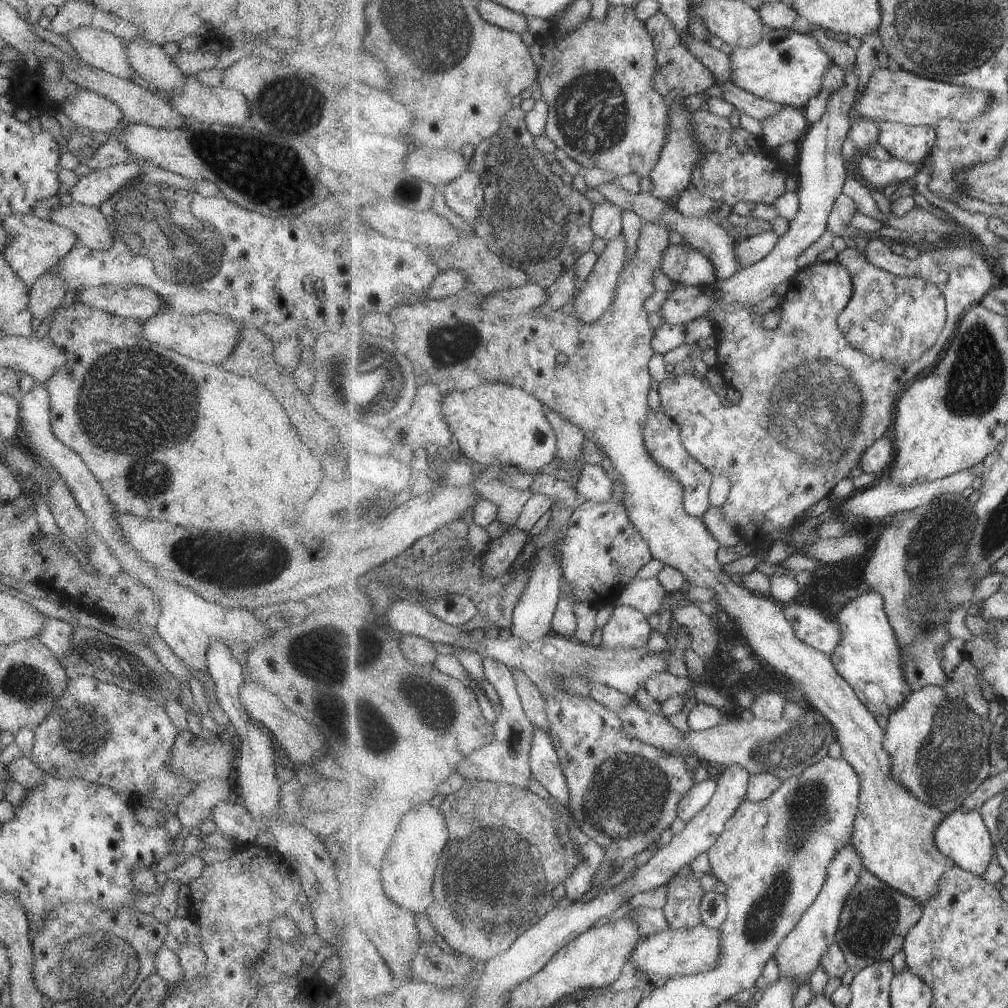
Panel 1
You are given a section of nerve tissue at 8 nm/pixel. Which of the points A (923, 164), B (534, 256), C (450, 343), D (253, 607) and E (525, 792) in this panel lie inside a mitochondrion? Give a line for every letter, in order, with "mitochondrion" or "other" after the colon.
A: other
B: mitochondrion
C: mitochondrion
D: other
E: other

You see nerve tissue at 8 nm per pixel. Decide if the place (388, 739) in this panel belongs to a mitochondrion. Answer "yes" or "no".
yes

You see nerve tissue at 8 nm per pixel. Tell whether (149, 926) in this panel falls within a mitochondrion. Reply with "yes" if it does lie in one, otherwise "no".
no

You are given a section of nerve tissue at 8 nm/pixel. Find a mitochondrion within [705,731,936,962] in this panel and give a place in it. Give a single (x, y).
(760, 921)

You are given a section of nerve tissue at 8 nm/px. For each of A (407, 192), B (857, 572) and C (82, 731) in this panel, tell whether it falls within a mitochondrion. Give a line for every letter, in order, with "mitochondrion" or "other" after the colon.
A: other
B: other
C: mitochondrion

